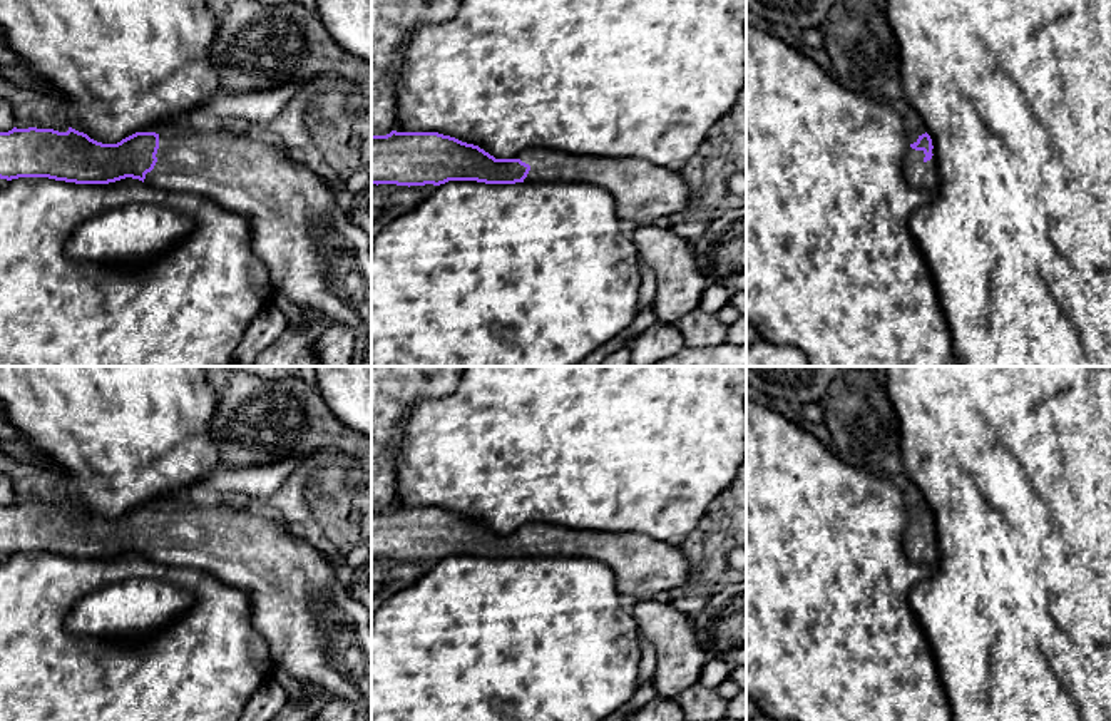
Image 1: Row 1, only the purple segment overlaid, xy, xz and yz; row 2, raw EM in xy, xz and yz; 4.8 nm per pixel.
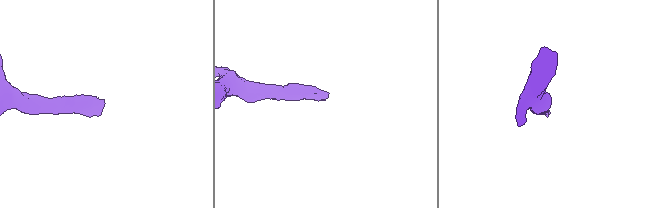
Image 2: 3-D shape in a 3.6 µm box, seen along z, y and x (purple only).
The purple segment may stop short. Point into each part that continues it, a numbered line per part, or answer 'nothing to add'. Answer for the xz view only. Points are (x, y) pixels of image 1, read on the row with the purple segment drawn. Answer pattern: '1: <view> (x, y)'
1: xz (643, 191)

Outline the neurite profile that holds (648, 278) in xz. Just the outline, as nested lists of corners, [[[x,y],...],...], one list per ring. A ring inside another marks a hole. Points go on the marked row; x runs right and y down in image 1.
[[[639,263],[639,269],[641,269],[641,293],[639,293],[637,311],[649,306],[656,296],[656,274],[653,268],[646,263]]]

